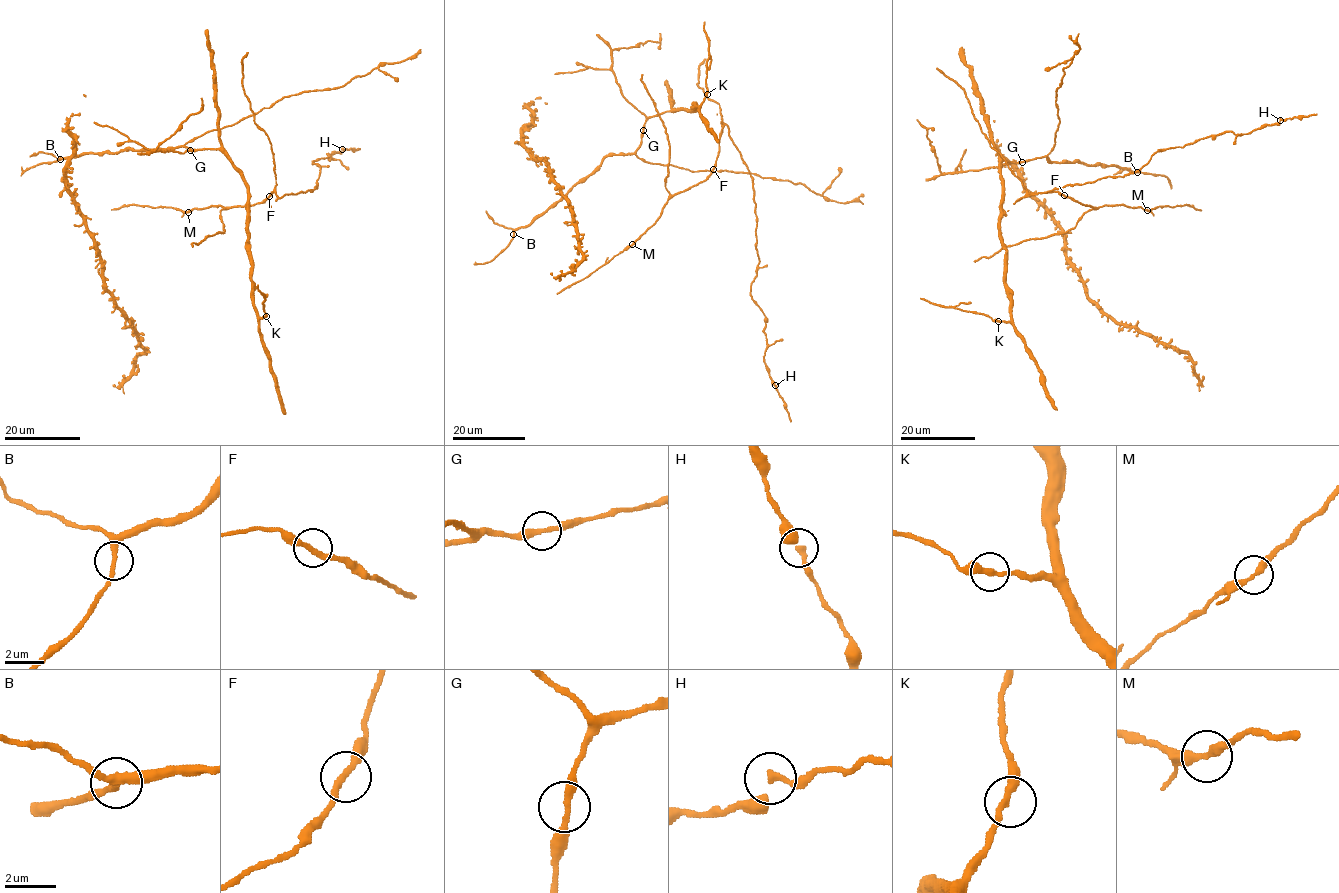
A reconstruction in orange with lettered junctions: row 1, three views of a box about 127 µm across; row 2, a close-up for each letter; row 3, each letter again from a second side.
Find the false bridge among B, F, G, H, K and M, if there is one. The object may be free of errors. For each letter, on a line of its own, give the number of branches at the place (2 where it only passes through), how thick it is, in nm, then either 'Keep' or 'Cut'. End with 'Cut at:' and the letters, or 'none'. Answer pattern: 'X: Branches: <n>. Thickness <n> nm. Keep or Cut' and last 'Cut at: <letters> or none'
B: Branches: 2. Thickness 280 nm. Keep
F: Branches: 2. Thickness 280 nm. Keep
G: Branches: 2. Thickness 280 nm. Keep
H: Branches: 2. Thickness 240 nm. Keep
K: Branches: 2. Thickness 320 nm. Keep
M: Branches: 2. Thickness 320 nm. Keep
Cut at: none

